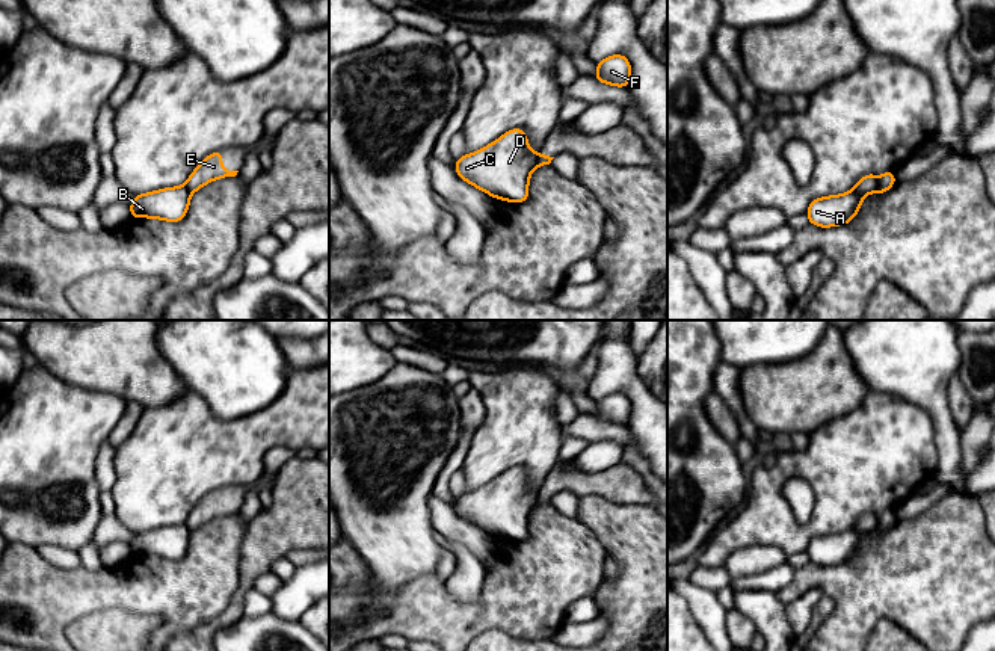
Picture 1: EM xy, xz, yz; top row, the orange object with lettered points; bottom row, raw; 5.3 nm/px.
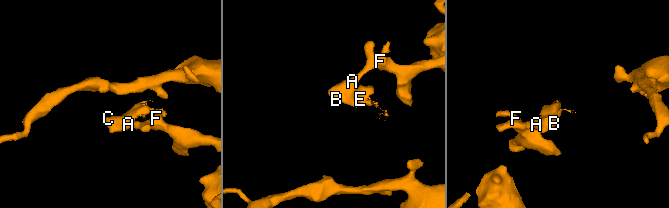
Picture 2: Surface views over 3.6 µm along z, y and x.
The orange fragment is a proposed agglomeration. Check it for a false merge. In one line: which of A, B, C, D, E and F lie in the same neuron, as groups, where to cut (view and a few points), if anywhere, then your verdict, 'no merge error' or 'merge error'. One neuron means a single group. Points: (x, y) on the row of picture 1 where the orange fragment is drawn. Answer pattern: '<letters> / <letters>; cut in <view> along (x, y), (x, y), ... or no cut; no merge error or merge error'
A B C D F / E; cut in yz along (852, 191), (865, 194); merge error

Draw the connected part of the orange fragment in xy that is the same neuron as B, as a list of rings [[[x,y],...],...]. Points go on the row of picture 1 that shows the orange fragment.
[[[186,186],[166,187],[151,193],[139,193],[128,204],[131,219],[152,218],[166,222],[180,222],[190,205],[190,192]]]

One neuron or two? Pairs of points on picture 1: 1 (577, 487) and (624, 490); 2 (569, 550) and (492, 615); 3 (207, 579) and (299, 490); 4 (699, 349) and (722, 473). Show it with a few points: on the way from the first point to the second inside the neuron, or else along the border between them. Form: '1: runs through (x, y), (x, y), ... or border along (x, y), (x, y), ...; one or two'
1: runs through (589, 485), (612, 485); one
2: runs through (550, 570), (520, 597), (512, 600); one
3: border along (248, 523), (240, 546), (239, 583); two
4: runs through (693, 379), (693, 423), (699, 431), (701, 443); one

